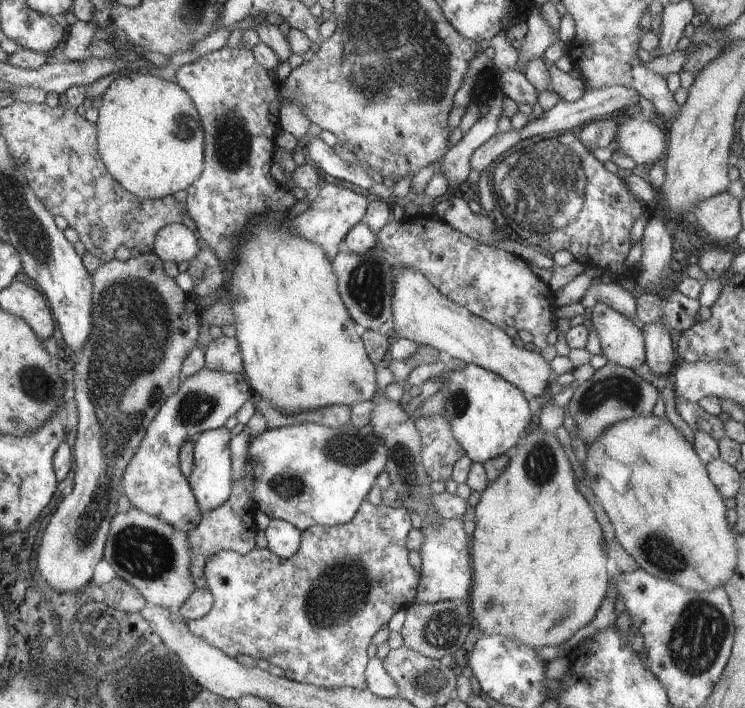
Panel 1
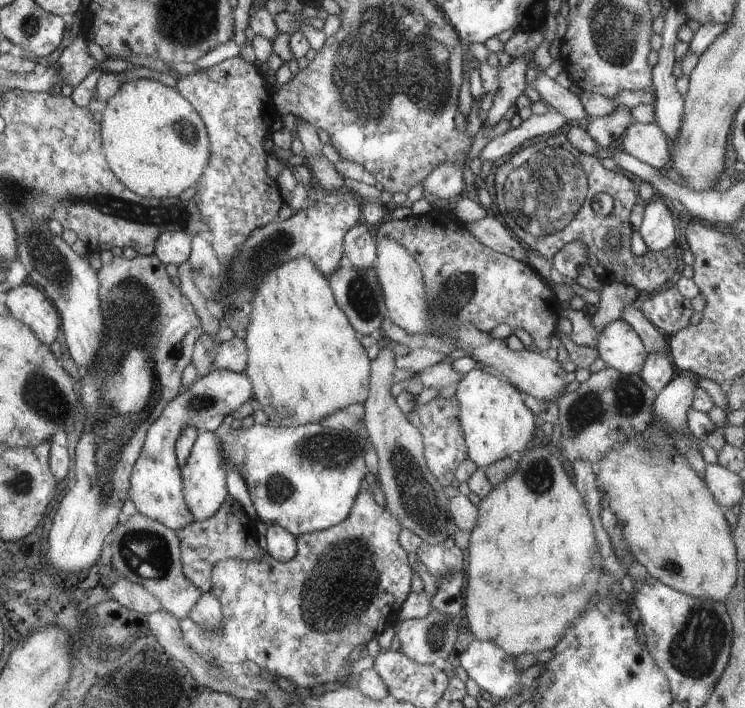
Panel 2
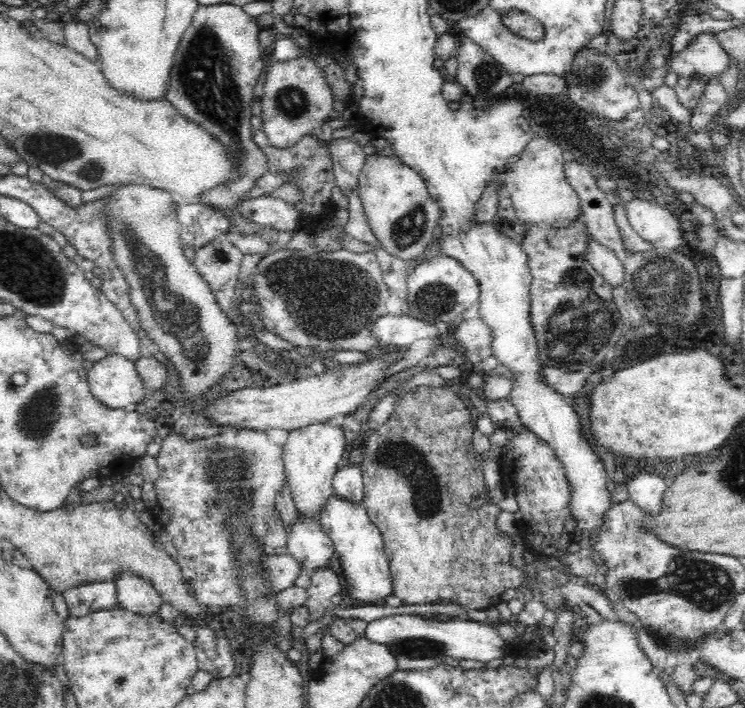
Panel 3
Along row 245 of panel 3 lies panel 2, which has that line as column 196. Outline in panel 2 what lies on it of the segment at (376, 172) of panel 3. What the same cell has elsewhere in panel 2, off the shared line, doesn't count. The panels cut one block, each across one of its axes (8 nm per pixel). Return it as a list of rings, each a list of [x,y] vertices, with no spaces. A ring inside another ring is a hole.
[[[212,368],[206,376],[196,380],[186,392],[180,393],[179,397],[172,400],[163,410],[159,420],[151,426],[147,444],[144,445],[139,460],[135,462],[135,470],[131,476],[130,500],[134,502],[139,513],[175,531],[195,521],[191,507],[187,503],[186,485],[178,461],[178,451],[175,449],[176,441],[188,426],[214,432],[224,422],[224,418],[232,414],[236,408],[240,408],[246,400],[250,400],[250,396],[252,396],[252,382],[246,372]]]

